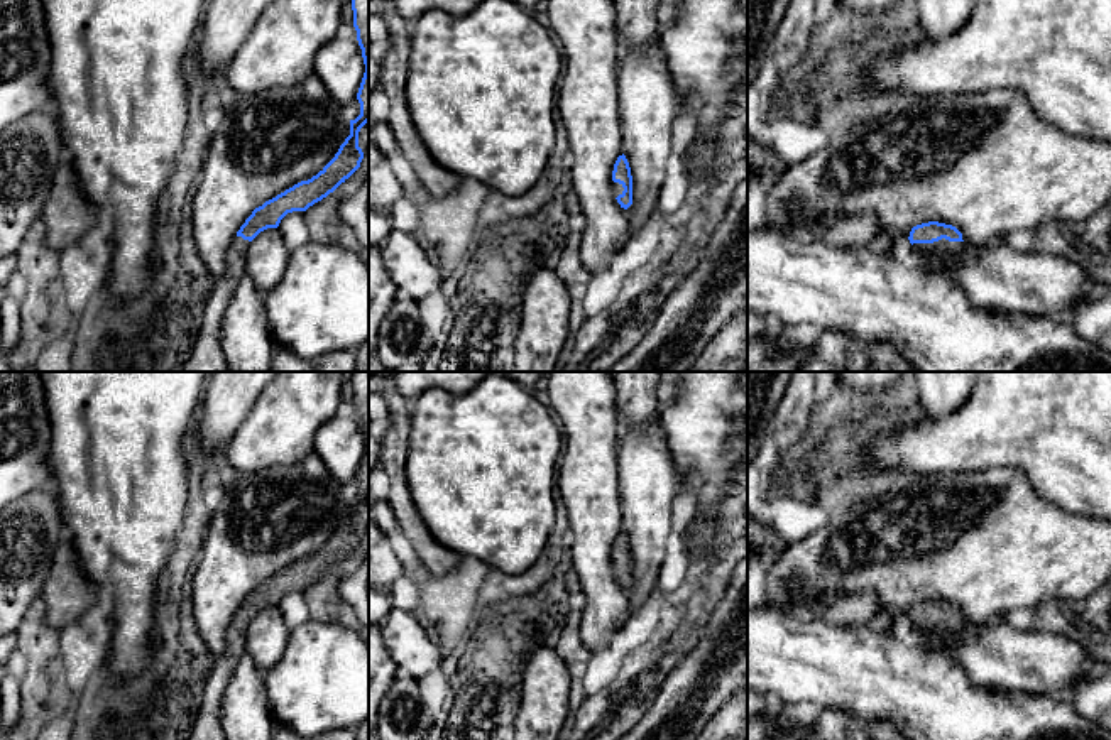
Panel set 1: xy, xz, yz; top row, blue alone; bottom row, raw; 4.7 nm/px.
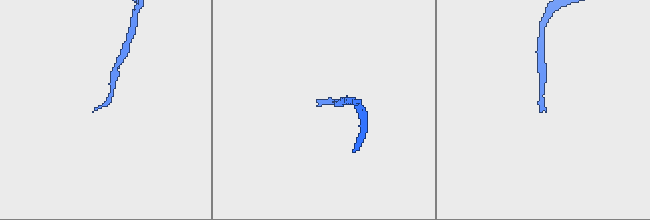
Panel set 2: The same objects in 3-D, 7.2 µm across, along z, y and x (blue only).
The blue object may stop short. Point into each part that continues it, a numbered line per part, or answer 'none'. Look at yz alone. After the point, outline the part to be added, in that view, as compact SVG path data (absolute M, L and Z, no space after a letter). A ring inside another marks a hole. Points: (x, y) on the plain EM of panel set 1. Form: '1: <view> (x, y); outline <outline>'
1: yz (939, 636); outline M942 617L933 622L913 622L911 627L920 645L930 652L950 656L952 645L957 640L957 630L962 623L964 620L949 620Z

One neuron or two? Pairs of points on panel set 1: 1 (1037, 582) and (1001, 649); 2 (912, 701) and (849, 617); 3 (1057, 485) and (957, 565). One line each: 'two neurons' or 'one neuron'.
1: two neurons
2: two neurons
3: two neurons

